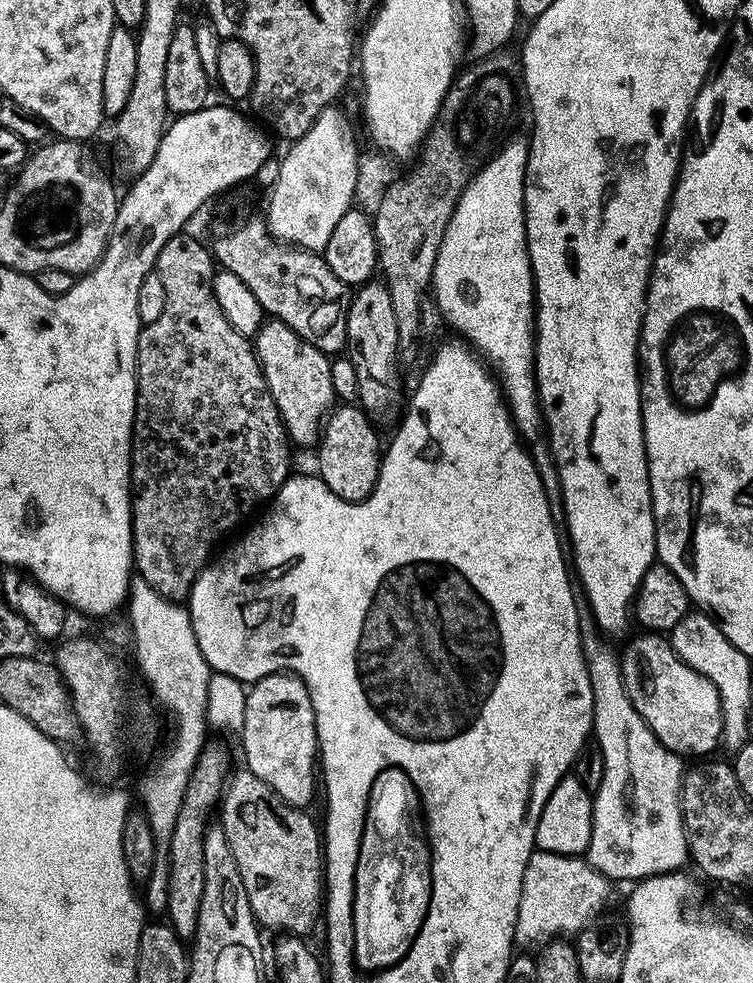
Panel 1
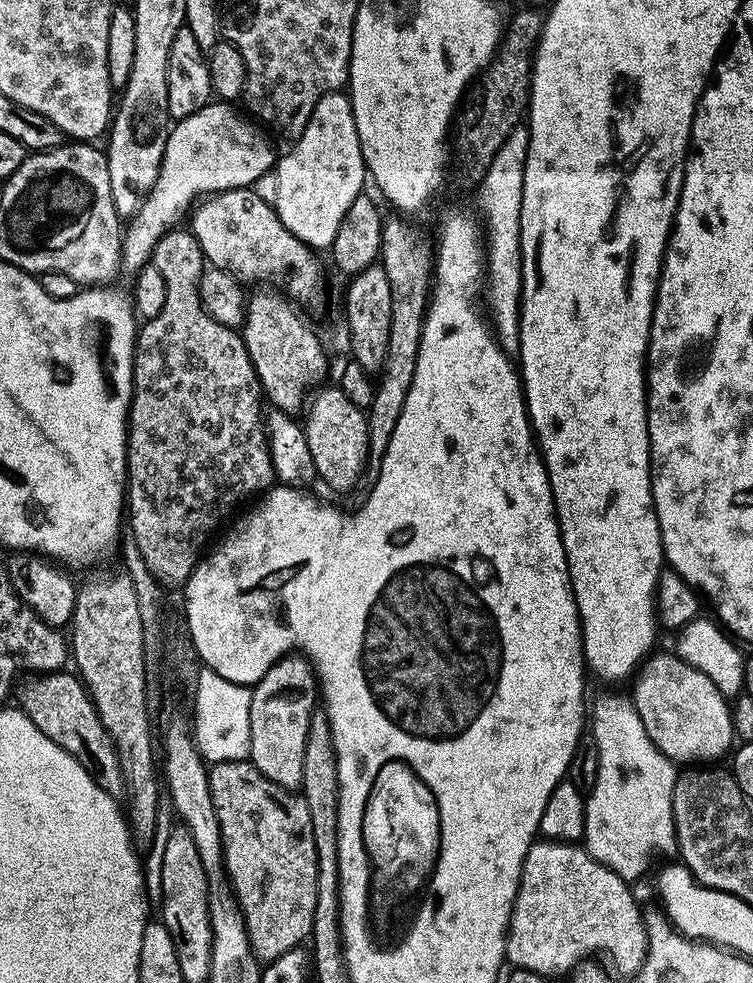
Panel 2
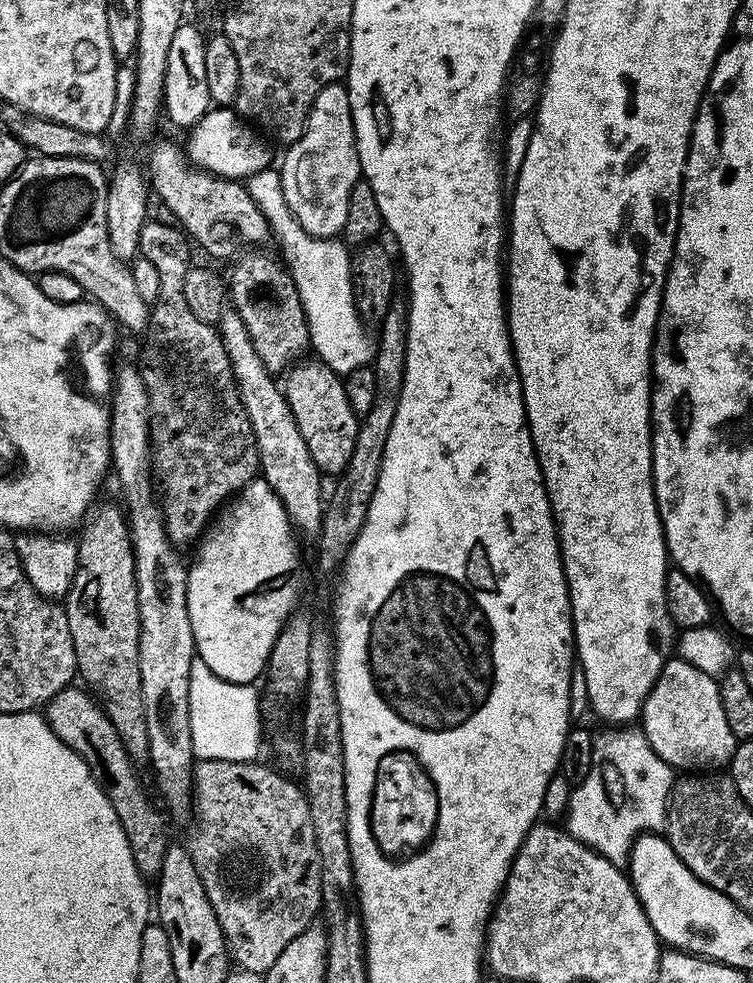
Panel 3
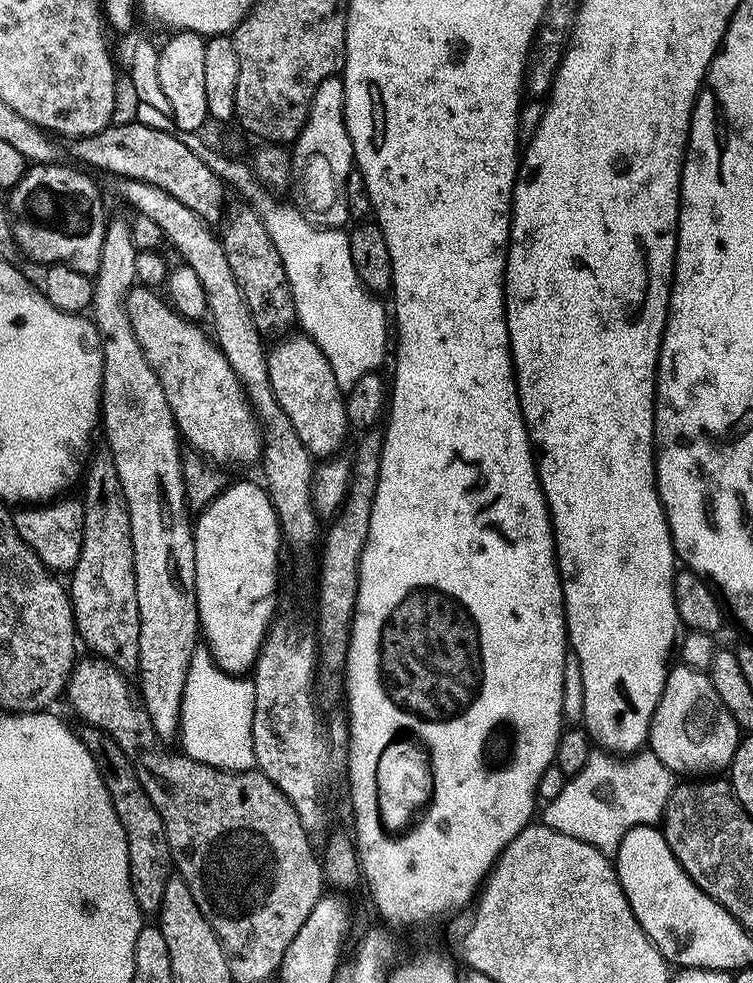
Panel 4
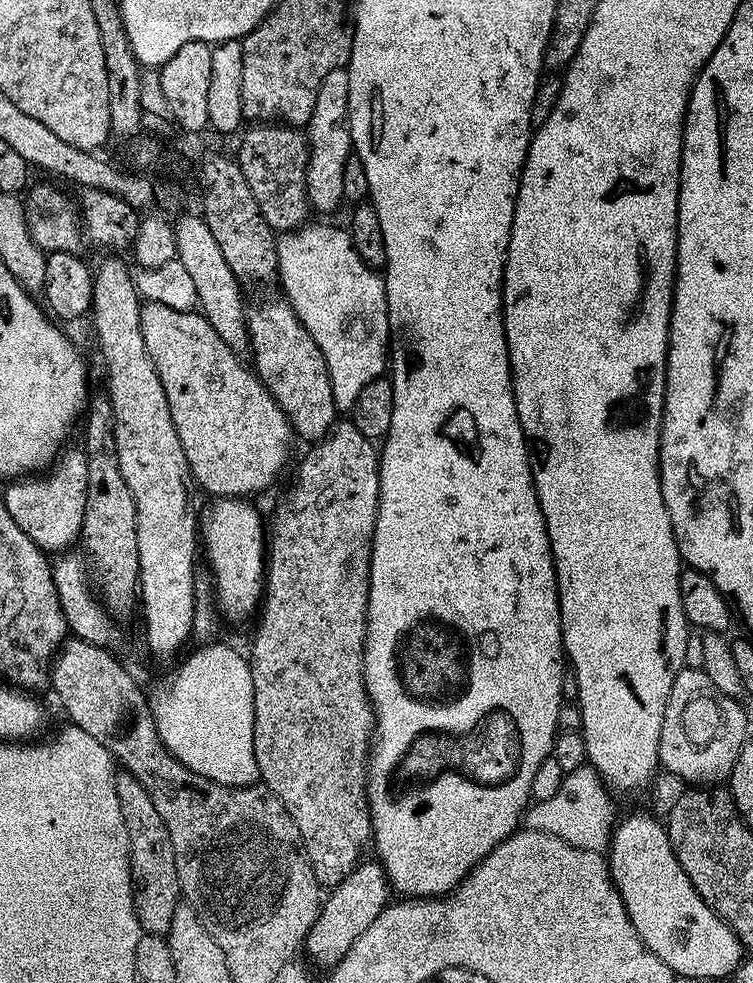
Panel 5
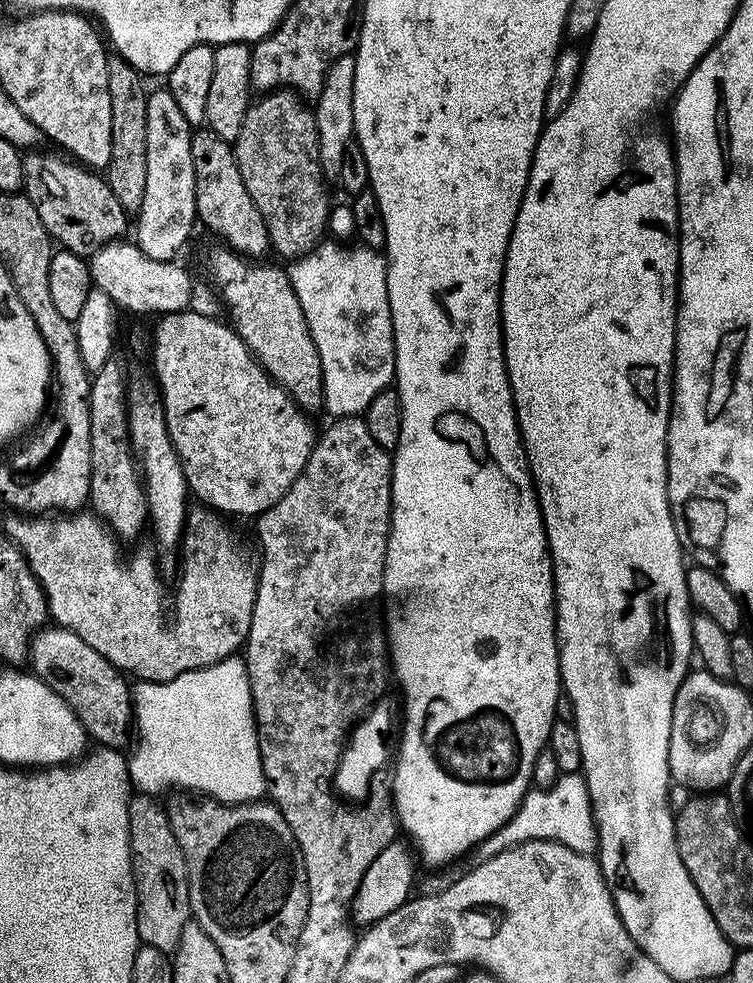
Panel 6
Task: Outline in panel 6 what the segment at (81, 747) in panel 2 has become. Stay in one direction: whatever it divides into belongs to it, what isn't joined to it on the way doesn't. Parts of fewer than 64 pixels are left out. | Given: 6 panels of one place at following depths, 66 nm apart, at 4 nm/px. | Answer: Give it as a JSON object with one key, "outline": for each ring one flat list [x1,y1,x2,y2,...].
{"outline":[[136,794,128,802,136,921,141,945,149,944,172,954,178,946,178,938,182,938,182,926,190,922,192,907,188,897,186,858,182,858,182,846,178,846,178,838,174,838,166,808,156,800,159,799,148,794]]}

